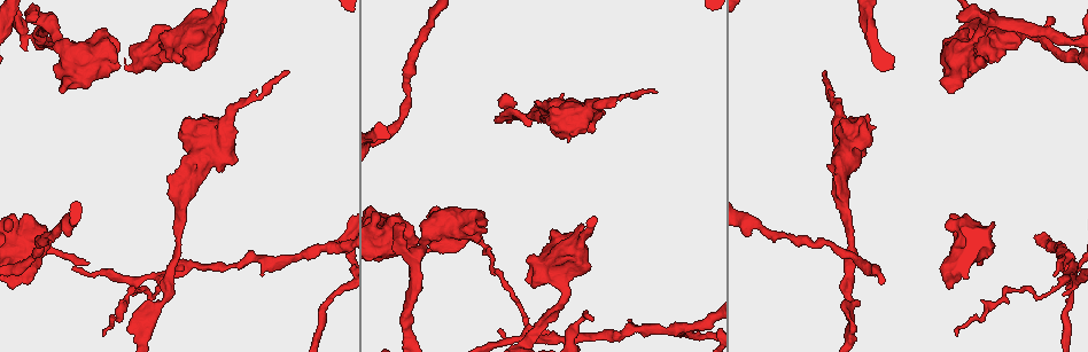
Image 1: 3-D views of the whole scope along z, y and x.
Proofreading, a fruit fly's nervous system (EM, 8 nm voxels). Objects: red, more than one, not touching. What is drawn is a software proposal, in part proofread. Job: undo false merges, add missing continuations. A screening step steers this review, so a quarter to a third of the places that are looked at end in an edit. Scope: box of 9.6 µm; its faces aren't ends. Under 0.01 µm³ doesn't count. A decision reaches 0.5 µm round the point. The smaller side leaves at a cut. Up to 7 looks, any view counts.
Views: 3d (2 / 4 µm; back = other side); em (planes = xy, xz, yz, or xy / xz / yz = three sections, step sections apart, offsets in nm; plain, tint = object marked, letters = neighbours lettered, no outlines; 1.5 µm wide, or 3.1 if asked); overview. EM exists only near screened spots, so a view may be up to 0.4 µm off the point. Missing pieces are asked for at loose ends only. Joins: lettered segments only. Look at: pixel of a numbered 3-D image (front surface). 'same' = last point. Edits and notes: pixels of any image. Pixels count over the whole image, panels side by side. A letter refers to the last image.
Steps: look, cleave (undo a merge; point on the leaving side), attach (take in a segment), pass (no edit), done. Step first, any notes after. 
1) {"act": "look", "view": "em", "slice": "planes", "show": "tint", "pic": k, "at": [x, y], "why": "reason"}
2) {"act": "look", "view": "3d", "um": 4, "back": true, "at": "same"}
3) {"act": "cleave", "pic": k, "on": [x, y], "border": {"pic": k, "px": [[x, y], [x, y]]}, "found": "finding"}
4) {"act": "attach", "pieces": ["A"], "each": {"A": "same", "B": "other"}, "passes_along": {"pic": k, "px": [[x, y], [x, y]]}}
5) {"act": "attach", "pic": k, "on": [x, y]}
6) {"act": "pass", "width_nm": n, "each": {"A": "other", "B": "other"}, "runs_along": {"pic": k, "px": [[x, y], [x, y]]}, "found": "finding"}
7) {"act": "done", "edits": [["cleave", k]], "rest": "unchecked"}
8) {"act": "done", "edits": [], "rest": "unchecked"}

{"act": "look", "view": "3d", "um": 4, "back": true, "pic": 1, "at": [829, 240], "why": "a narrow waist"}

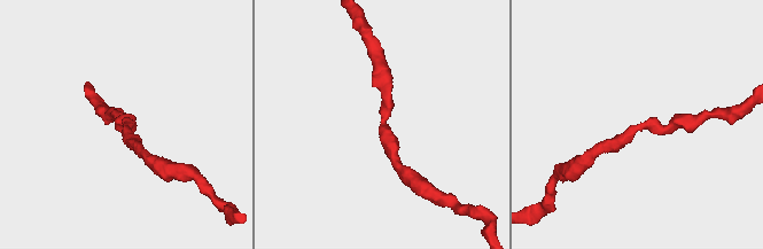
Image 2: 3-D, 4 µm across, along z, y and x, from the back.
{"act": "look", "view": "em", "slice": "planes", "show": "tint", "pic": 2, "at": [130, 125], "arm_widths_nm": [200, 260], "why": "now the EM"}

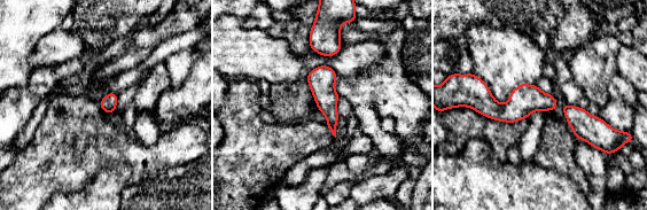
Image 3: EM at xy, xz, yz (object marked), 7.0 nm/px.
{"act": "look", "view": "em", "slice": "planes", "show": "letters", "at": "same"}

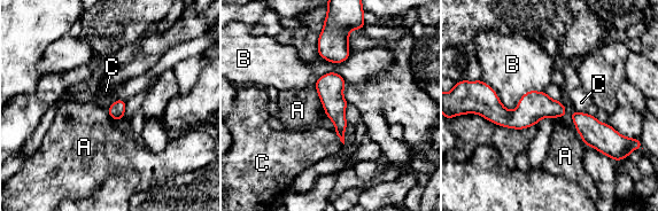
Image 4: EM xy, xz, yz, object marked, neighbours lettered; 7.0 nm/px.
{"act": "pass", "width_nm": 190, "longest_contact_nm": ["B", 440], "each": {"A": "other", "B": "other", "C": "other"}, "found": "continuous, no second neuron"}

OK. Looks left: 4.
{"act": "look", "view": "em", "slice": "planes", "show": "letters", "pic": 1, "at": [959, 13], "why": "an open end"}

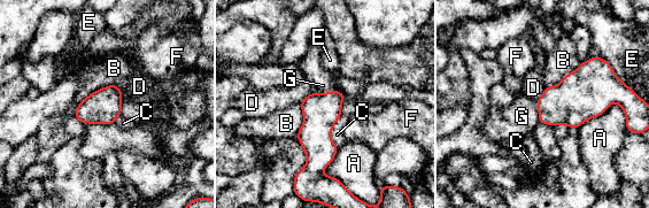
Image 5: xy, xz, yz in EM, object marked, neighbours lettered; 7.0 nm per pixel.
{"act": "attach", "pieces": ["G"], "longest_contact_nm": ["A", 360], "each": {"A": "other", "B": "other", "C": "other", "D": "other", "E": "other", "F": "other", "G": "same"}, "passes_along": {"pic": 5, "px": [[572, 102], [539, 113], [522, 116]]}, "found": "the neuron continues"}

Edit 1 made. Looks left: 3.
{"act": "look", "view": "3d", "um": 4, "back": true, "pic": 1, "at": [89, 263], "why": "an open end"}

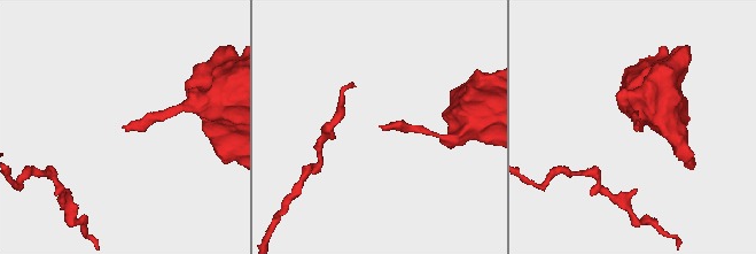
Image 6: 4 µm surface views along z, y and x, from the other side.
{"act": "look", "view": "em", "slice": "xy", "step": 4, "show": "letters", "pic": 6, "at": [636, 125]}

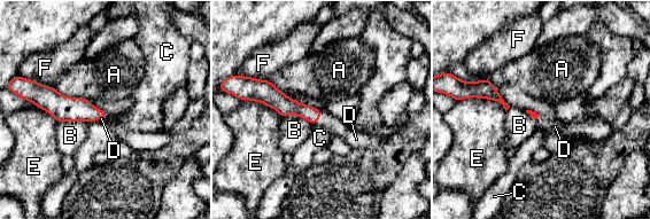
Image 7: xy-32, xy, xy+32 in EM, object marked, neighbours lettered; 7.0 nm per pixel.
{"act": "attach", "pieces": ["D"], "longest_contact_nm": ["E", 360], "each": {"A": "other", "B": "other", "C": "other", "D": "same", "E": "other", "F": "other"}, "passes_along": {"pic": 7, "px": [[285, 104], [318, 117], [337, 126]]}, "found": "the neuron continues"}

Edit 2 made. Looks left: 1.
{"act": "done", "edits": [["attach", 5], ["attach", 7]], "rest": "unchecked"}

